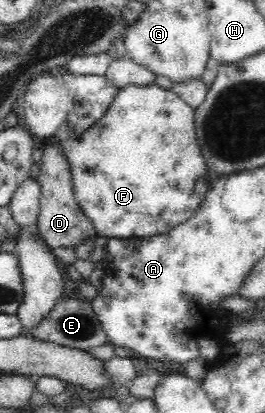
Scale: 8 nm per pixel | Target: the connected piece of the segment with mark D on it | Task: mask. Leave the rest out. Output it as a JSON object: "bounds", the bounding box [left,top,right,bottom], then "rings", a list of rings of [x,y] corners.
{"bounds":[35,146,97,249],"rings":[[[53,146],[45,148],[39,167],[41,169],[38,175],[38,184],[41,188],[41,196],[35,228],[39,235],[51,249],[77,247],[84,240],[96,238],[97,231],[93,223],[86,218],[81,207],[78,206],[78,202],[75,200],[73,182],[71,181],[71,170],[68,162],[64,159],[63,153],[59,149],[53,148]]]}

